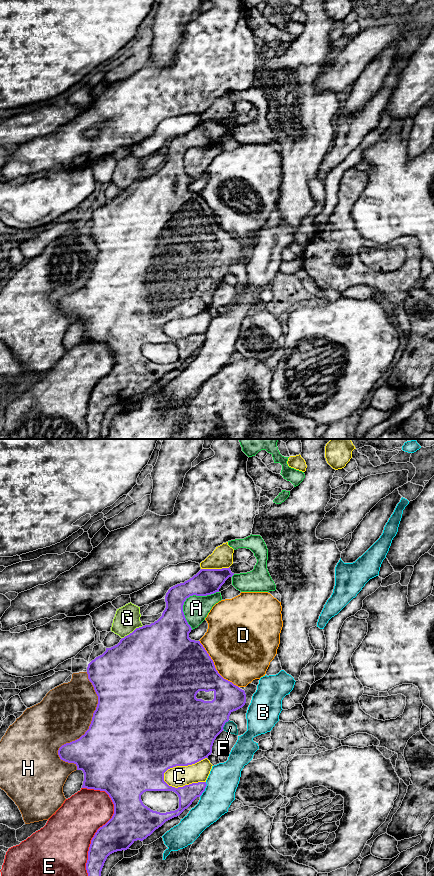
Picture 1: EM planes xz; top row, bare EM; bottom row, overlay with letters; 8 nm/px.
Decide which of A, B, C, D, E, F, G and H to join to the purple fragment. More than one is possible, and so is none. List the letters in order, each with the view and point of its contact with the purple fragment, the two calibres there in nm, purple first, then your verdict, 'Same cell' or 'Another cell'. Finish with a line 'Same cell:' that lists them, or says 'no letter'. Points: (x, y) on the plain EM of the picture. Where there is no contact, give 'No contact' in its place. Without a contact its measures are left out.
A: Touches purple at xz (187, 149). Thickness 220 nm (purple) against 200 nm. Another cell
B: Touches purple at xz (204, 341). Thickness 150 nm (purple) against 260 nm. Another cell
C: Touches purple at xz (181, 317). Thickness 500 nm (purple) against 170 nm. Another cell
D: Touches purple at xz (214, 218). Thickness 460 nm (purple) against 480 nm. Another cell
E: Touches purple at xz (100, 379). Thickness 300 nm (purple) against 380 nm. Another cell
F: Touches purple at xz (224, 276). Thickness 420 nm (purple) against 90 nm. Another cell
G: Touches purple at xz (133, 183). Thickness 500 nm (purple) against 200 nm. Another cell
H: Touches purple at xz (87, 282). Thickness 500 nm (purple) against 440 nm. Another cell
Same cell: no letter

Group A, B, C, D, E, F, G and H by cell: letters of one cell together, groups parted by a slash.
A / B / C / D / E / F G / H

